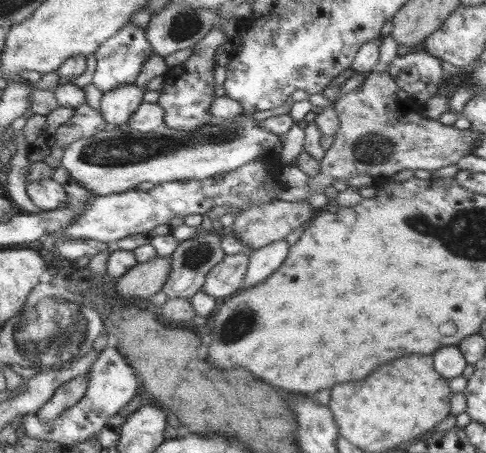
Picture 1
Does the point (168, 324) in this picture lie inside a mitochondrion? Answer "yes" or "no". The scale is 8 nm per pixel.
no

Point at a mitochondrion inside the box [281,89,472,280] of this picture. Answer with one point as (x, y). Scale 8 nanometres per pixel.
(373, 149)

